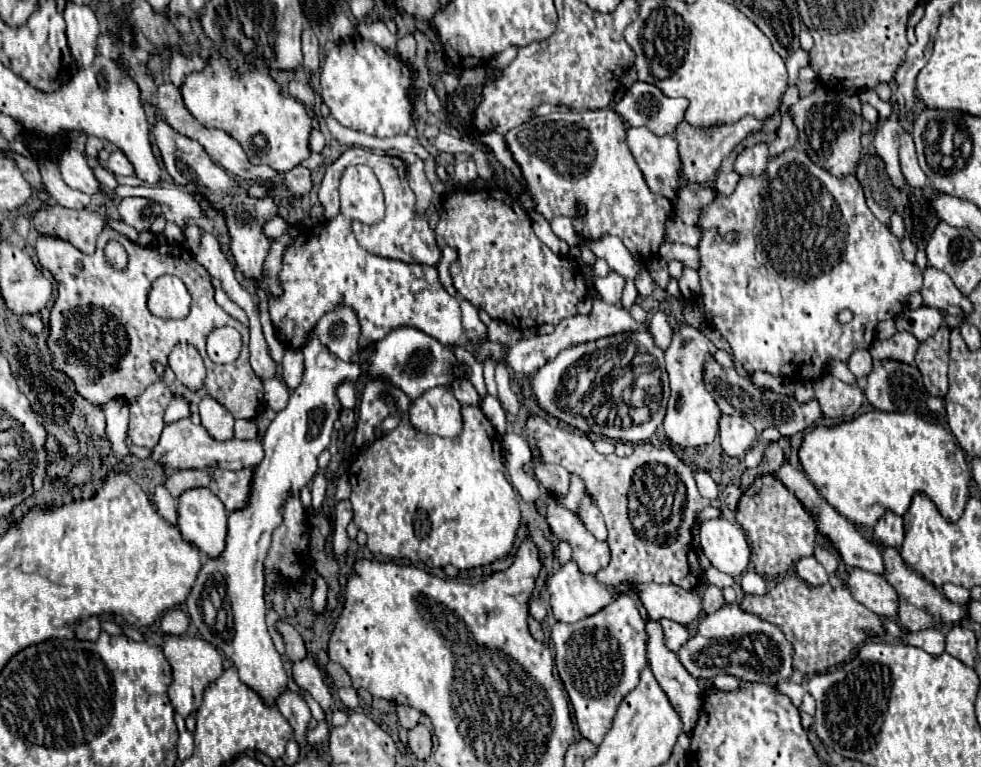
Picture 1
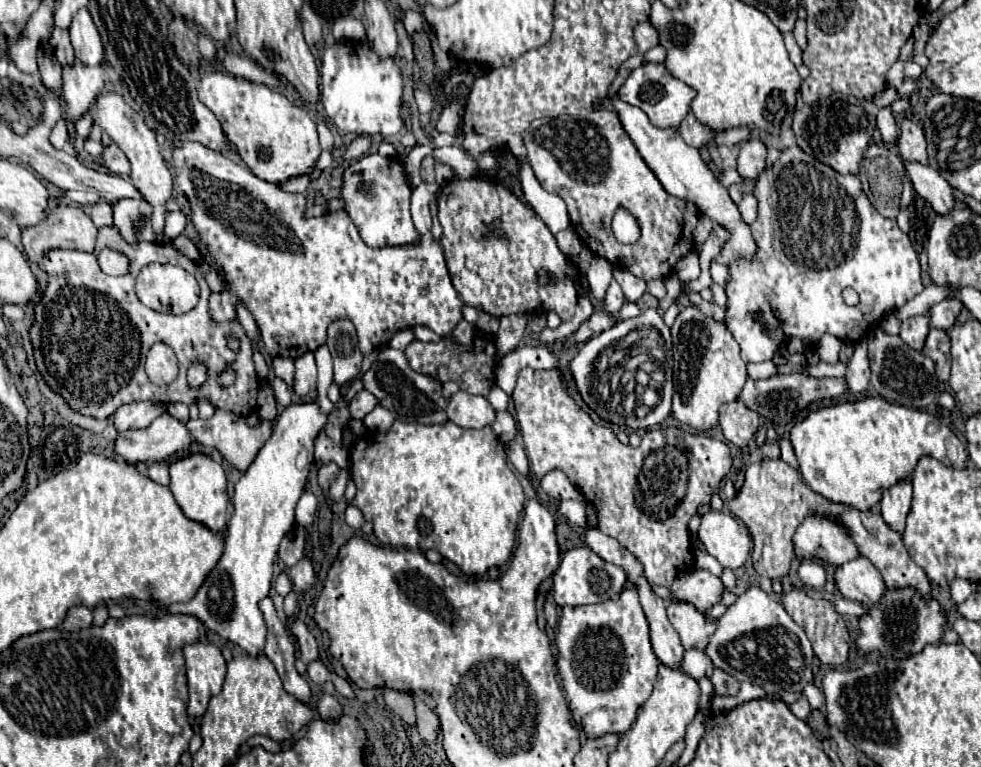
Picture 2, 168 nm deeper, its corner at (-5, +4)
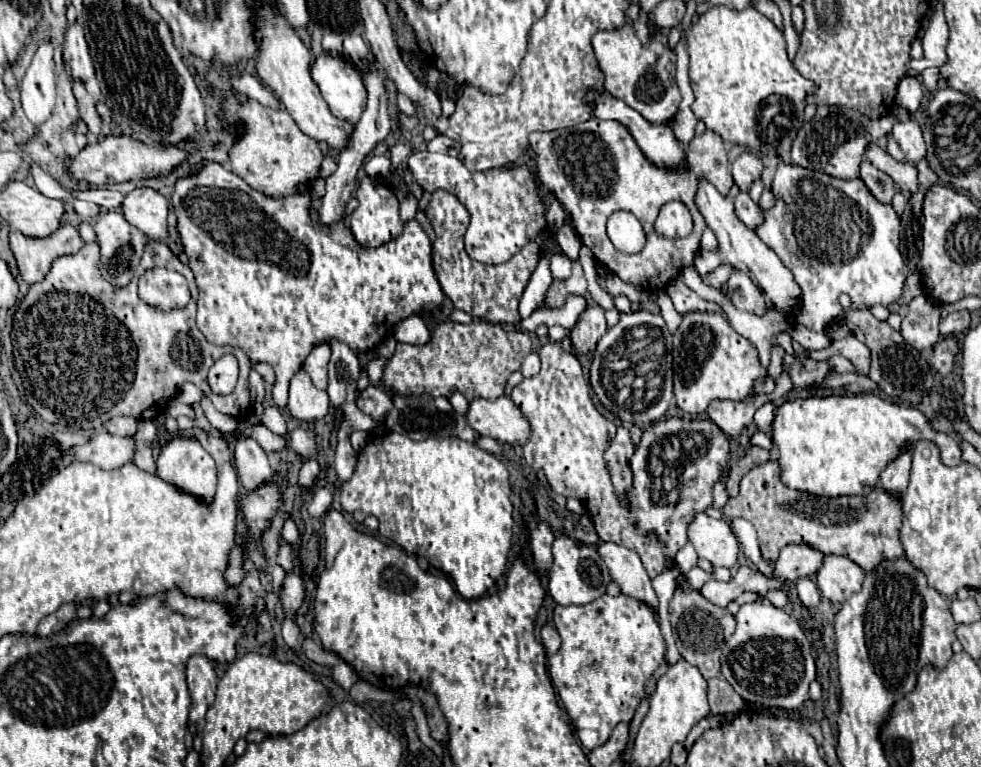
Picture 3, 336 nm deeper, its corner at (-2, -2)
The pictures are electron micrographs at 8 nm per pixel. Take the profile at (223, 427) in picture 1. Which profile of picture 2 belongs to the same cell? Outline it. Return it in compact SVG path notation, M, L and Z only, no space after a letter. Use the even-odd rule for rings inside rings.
M215 409L213 417L209 417L205 421L203 419L197 419L197 421L189 419L187 427L197 443L201 443L203 447L209 447L209 449L217 449L239 471L245 471L251 465L251 461L255 459L255 455L259 453L259 449L263 447L263 443L271 437L273 421L261 421L261 425L249 427L241 415L235 415L229 409Z

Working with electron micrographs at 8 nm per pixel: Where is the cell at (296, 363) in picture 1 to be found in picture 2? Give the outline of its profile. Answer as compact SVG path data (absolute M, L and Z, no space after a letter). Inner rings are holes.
M275 357L273 359L273 371L277 377L281 377L289 387L293 387L293 375L295 375L295 361L291 357Z

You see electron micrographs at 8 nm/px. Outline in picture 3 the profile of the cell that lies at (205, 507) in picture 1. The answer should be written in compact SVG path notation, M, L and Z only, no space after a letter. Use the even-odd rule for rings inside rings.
M174 437L166 441L166 445L162 447L156 459L156 467L158 467L156 475L160 475L164 481L176 485L178 489L186 493L212 501L216 491L216 463L210 457L210 453L194 437Z

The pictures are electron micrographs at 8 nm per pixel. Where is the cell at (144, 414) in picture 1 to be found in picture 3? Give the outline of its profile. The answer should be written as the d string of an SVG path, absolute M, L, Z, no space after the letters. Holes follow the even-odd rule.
M112 417L104 423L106 431L118 437L130 437L136 433L136 419L134 417Z

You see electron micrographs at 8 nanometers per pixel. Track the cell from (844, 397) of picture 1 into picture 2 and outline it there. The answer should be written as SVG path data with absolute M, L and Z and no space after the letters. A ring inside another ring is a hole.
M865 341L855 343L855 353L849 361L849 369L844 377L851 393L861 395L867 391L867 387L869 387L869 359L867 359Z

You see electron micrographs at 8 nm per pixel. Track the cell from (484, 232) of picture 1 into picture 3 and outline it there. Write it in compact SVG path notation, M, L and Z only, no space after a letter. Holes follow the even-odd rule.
M442 189L434 191L424 213L432 223L436 235L432 243L432 267L444 295L454 303L454 307L490 323L518 325L518 301L540 259L538 243L530 241L518 255L514 255L502 265L484 265L480 261L470 259L464 251L464 231L470 223L470 215L454 195Z

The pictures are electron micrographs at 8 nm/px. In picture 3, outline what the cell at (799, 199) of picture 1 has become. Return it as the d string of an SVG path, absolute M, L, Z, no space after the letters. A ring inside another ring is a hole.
M780 163L772 181L772 191L778 197L776 205L766 211L764 225L756 229L758 237L782 259L782 263L794 273L800 289L802 301L794 319L812 331L824 331L832 319L842 319L844 311L838 303L840 293L852 297L852 307L866 309L870 305L888 307L902 295L902 285L910 275L898 243L900 243L900 217L892 205L882 205L874 201L874 195L866 189L866 183L856 177L852 181L836 179L820 171L810 171L796 165Z

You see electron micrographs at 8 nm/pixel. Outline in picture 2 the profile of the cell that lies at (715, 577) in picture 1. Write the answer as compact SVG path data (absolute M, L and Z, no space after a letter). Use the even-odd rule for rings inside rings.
M695 549L695 565L701 567L701 569L707 569L709 573L713 573L713 575L717 575L717 577L723 575L723 567L721 567L721 563L717 563L717 561L715 561L709 553L705 553L705 551Z

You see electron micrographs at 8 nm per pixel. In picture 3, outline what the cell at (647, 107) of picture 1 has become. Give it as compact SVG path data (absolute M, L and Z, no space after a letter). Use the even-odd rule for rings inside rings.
M640 11L636 21L614 31L598 31L592 37L598 69L604 73L604 89L636 109L646 121L660 125L670 123L678 111L682 95L676 85L676 51L668 47L668 37L660 33L648 13Z

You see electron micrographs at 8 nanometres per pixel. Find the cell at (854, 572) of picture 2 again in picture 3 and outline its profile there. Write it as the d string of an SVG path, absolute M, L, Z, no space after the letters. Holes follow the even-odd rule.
M824 555L822 567L816 573L816 585L822 597L832 603L842 603L846 597L856 593L862 587L864 571L854 565L848 557Z

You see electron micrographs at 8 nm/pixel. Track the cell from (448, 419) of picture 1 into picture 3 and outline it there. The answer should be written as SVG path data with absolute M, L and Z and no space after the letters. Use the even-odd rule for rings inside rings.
M502 395L494 401L470 401L466 423L480 435L492 437L498 443L522 447L530 439L530 423L522 417L514 401L510 401L510 395Z

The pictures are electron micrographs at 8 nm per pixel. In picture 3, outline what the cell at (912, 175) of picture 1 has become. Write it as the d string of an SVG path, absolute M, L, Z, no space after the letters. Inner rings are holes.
M916 121L894 123L892 137L898 141L908 163L918 163L926 155L926 145L922 139L922 129Z

